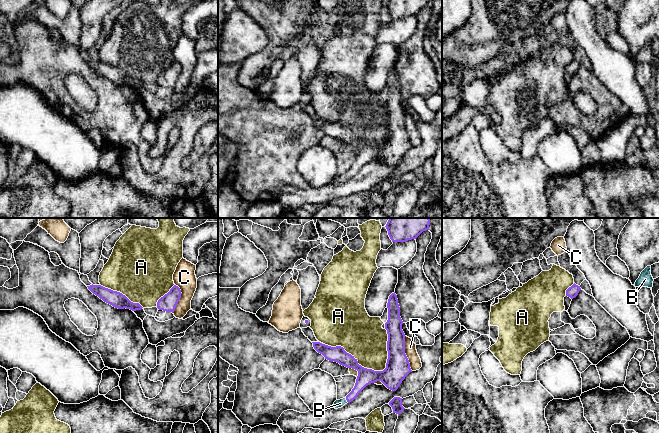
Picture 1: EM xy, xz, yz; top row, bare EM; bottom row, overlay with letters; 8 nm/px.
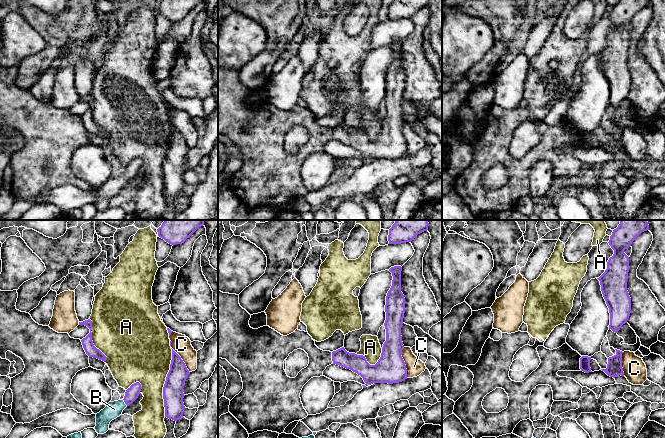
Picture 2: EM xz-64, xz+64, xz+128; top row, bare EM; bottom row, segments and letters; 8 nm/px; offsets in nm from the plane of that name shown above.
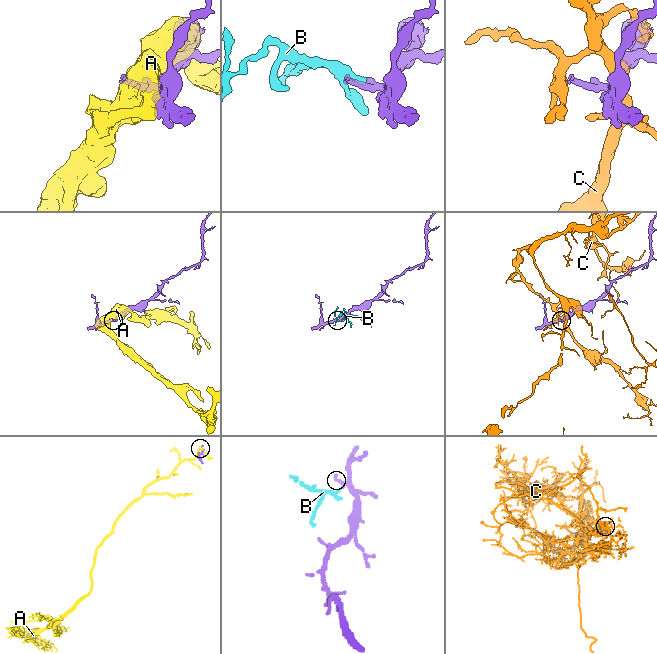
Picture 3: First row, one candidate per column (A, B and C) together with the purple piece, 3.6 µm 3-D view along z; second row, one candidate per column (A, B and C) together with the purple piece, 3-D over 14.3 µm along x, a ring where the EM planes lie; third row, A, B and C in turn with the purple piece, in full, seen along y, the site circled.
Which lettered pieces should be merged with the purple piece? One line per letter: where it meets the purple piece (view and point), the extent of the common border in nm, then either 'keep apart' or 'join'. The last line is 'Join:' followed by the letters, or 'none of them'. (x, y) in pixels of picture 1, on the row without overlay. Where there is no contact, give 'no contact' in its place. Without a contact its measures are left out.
A: xz (355, 135) | 550 nm | keep apart
B: xz (346, 175) | 50 nm | join
C: xz (404, 129) | 280 nm | keep apart
Join: B

